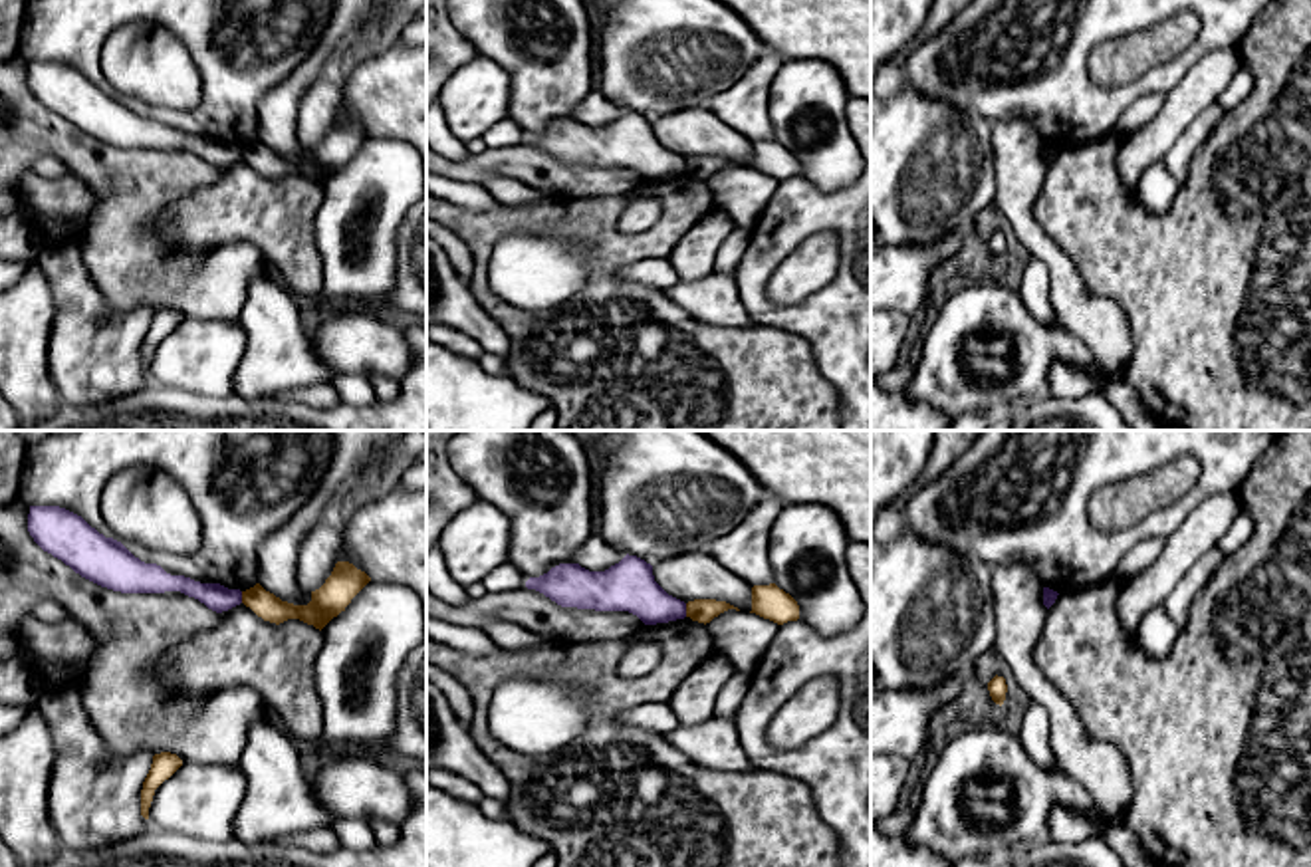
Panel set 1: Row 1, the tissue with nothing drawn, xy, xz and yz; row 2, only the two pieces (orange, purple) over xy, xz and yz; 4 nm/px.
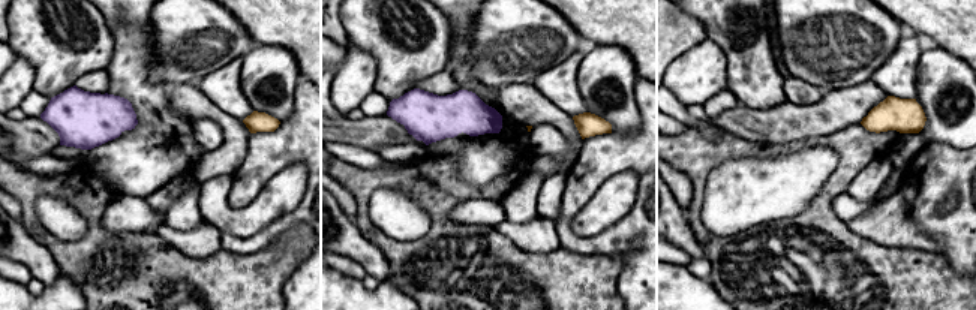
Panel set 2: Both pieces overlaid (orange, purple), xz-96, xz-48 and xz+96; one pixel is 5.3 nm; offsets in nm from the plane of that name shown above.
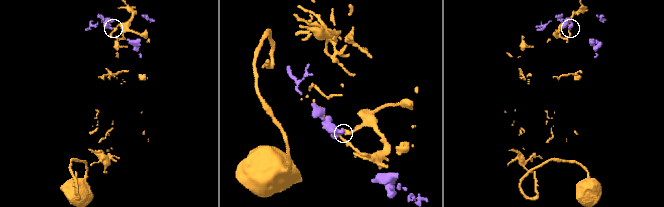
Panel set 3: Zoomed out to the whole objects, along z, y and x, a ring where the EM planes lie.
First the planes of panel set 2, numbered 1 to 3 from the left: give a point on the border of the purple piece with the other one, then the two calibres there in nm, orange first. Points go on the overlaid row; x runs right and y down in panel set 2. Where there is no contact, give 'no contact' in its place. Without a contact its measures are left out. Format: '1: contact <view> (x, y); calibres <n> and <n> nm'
1: no contact
2: no contact
3: no contact

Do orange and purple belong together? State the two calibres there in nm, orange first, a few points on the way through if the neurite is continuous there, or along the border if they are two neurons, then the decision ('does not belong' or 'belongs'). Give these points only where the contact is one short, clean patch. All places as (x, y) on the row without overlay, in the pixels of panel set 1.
100 nm thick on the orange side, 200 nm on the other; border along xz (685, 159), (687, 171); does not belong

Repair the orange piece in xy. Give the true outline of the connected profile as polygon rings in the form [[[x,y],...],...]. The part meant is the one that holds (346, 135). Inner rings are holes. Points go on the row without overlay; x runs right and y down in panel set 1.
[[[337,117],[325,139],[311,147],[311,157],[307,161],[282,157],[274,149],[266,147],[260,139],[242,147],[242,159],[264,177],[280,181],[288,175],[299,175],[321,186],[333,173],[345,167],[351,155],[369,137],[371,133],[353,119]]]

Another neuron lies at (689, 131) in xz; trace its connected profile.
[[[682,107],[653,121],[655,137],[672,153],[688,159],[716,155],[752,167],[752,143],[738,129],[726,125],[708,107]]]

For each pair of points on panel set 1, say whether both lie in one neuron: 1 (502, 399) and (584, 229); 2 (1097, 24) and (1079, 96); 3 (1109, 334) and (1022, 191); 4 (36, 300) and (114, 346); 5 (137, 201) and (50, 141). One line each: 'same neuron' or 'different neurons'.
1: different neurons
2: same neuron
3: same neuron
4: different neurons
5: same neuron

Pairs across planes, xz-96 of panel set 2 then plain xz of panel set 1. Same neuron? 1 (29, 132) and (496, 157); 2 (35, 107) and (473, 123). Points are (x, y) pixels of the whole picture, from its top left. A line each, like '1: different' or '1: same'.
1: same
2: different

